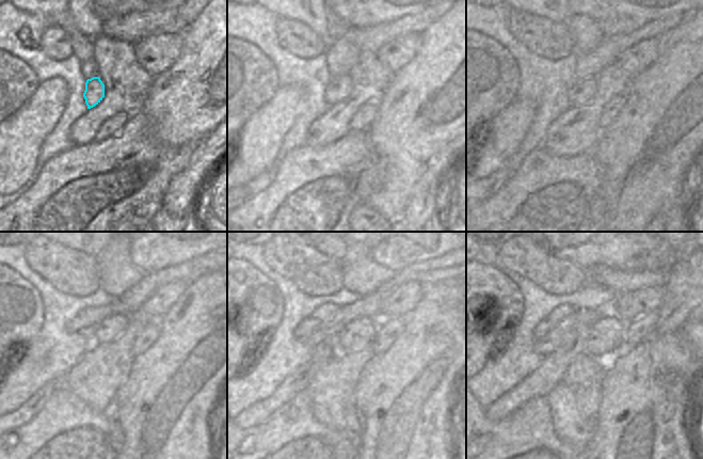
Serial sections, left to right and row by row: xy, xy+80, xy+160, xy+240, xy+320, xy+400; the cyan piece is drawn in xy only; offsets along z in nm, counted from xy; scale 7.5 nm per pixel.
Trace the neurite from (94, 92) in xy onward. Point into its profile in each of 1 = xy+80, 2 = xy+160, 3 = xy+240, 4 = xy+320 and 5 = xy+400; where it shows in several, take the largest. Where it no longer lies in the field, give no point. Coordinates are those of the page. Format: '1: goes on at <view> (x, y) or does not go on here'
1: goes on at xy+80 (338, 89)
2: goes on at xy+160 (580, 92)
3: goes on at xy+240 (112, 327)
4: goes on at xy+320 (358, 333)
5: goes on at xy+400 (607, 333)

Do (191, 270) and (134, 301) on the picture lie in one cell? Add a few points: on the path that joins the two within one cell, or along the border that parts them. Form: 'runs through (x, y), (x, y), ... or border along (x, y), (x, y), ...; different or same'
runs through (176, 272), (158, 278), (147, 286); same

